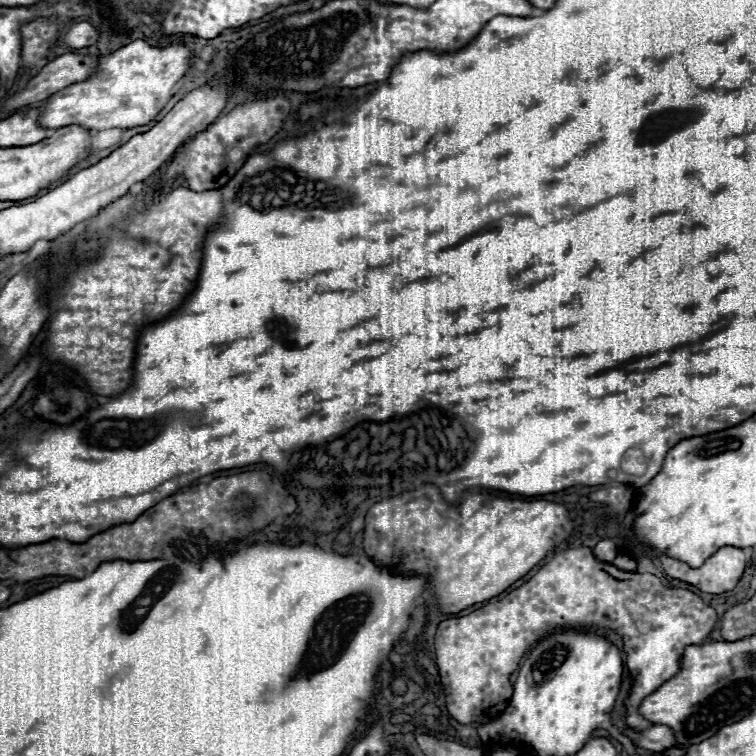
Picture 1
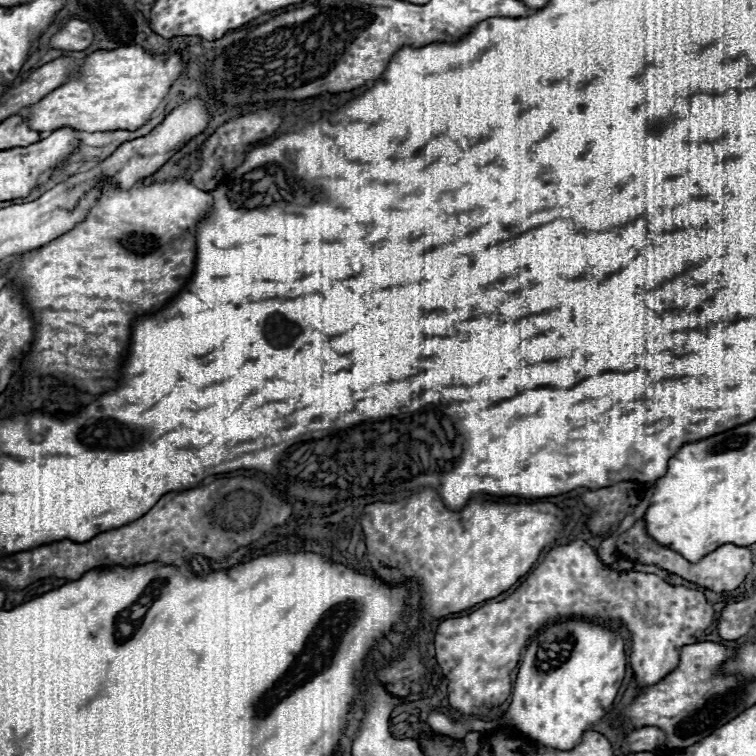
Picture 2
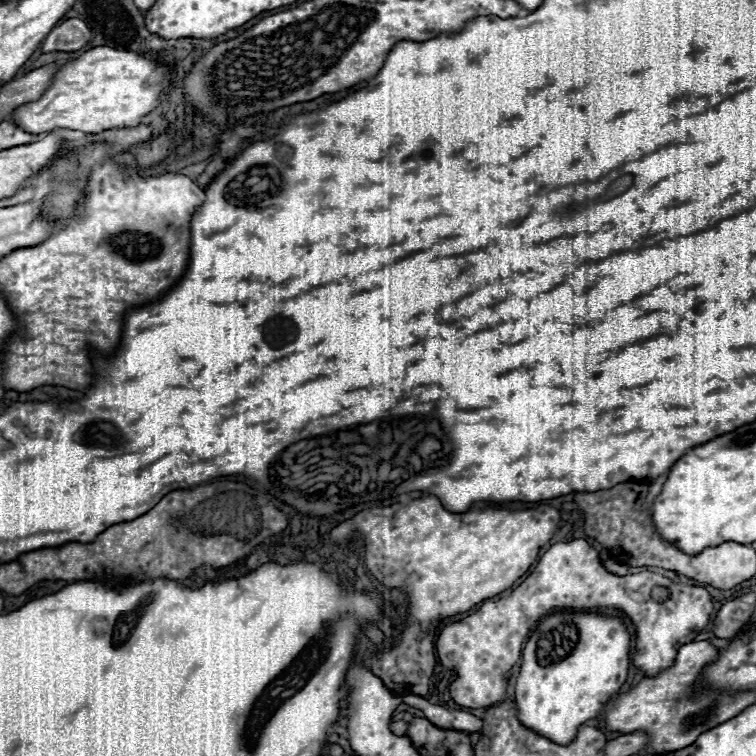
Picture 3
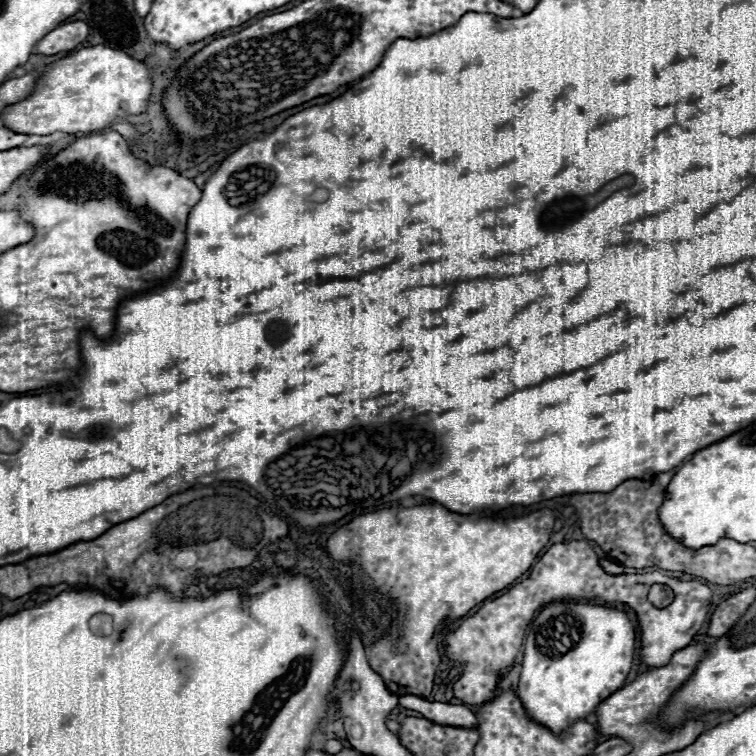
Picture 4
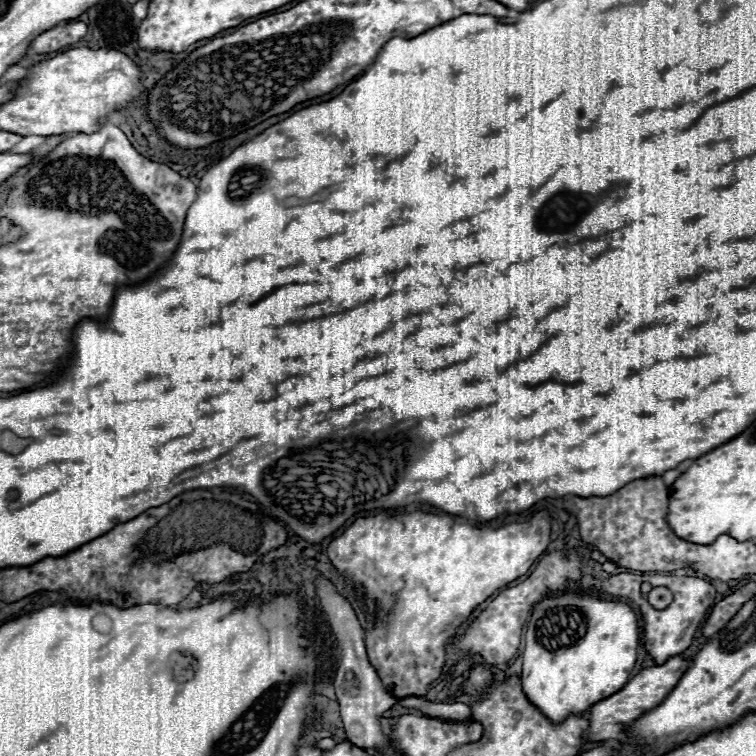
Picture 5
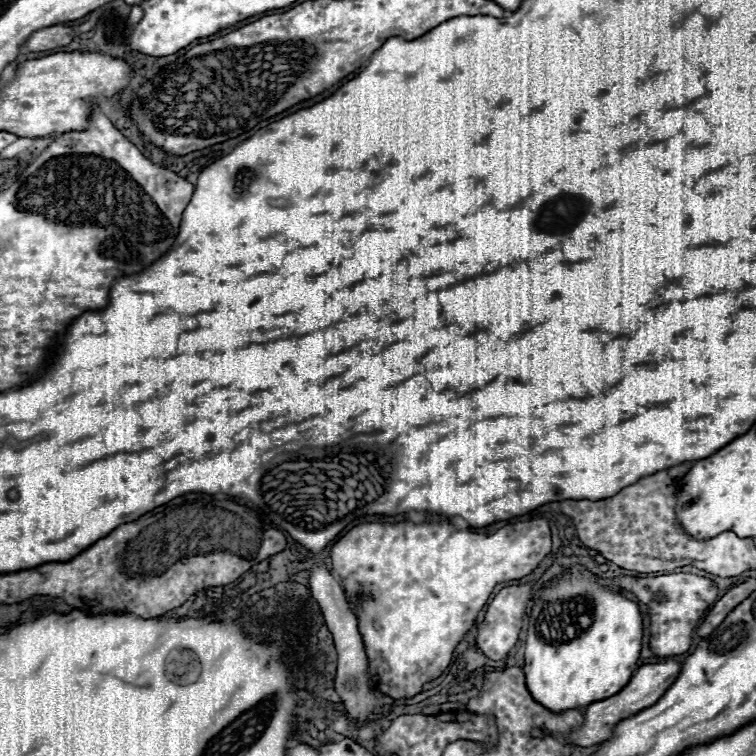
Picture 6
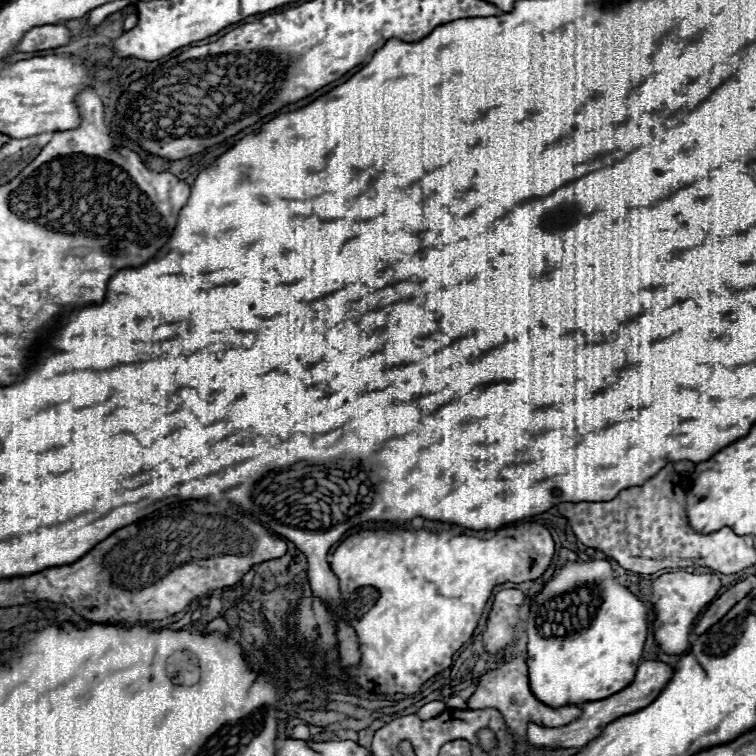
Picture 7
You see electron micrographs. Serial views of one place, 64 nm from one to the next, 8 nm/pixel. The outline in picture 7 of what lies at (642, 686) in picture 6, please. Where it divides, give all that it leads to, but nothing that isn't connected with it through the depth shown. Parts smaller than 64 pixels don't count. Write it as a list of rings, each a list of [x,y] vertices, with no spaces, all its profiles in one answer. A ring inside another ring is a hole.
[[[646,660],[646,662],[642,662],[638,666],[634,682],[630,686],[626,686],[624,690],[620,690],[620,692],[616,692],[616,694],[612,694],[612,696],[608,696],[604,700],[584,702],[580,718],[572,720],[566,726],[546,728],[546,726],[538,726],[538,724],[530,722],[528,728],[526,728],[526,738],[534,748],[582,748],[590,740],[594,740],[616,718],[638,712],[638,710],[646,708],[648,704],[652,704],[656,700],[656,696],[664,690],[664,686],[668,684],[670,678],[672,678],[672,668],[670,666],[666,666],[664,662],[658,662],[658,660]]]

